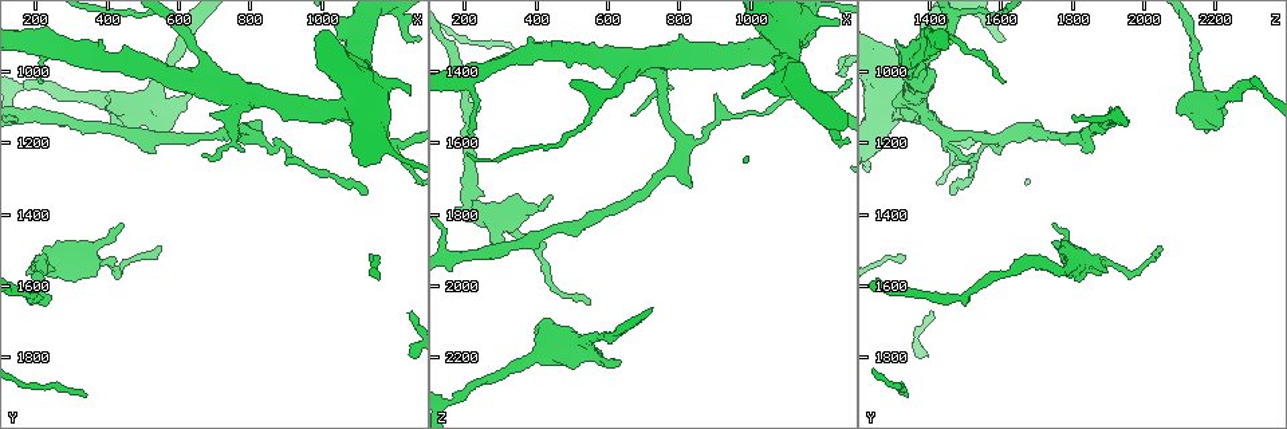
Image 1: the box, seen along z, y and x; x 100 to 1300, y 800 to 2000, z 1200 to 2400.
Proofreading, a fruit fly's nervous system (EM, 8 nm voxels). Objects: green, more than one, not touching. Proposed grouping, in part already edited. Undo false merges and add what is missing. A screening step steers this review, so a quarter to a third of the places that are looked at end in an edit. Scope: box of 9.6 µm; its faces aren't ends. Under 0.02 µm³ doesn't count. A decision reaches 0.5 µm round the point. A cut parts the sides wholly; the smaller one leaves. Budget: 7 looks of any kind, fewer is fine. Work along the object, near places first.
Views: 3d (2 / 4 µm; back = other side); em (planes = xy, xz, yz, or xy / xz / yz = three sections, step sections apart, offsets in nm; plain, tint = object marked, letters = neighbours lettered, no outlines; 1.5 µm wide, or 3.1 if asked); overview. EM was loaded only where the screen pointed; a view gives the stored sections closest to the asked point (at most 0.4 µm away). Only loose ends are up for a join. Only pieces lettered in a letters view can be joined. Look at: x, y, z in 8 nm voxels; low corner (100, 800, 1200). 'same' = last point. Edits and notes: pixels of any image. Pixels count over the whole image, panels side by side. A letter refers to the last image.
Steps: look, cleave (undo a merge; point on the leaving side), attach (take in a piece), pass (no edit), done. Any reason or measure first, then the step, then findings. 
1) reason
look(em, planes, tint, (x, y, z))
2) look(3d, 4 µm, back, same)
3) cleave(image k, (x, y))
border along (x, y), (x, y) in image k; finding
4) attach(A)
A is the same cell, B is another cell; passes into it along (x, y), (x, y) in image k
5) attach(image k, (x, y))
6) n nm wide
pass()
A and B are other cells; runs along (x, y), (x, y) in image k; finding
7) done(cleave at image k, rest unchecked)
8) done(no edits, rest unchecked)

tapers out
look(3d, 2 µm, (210, 1030, 1610))

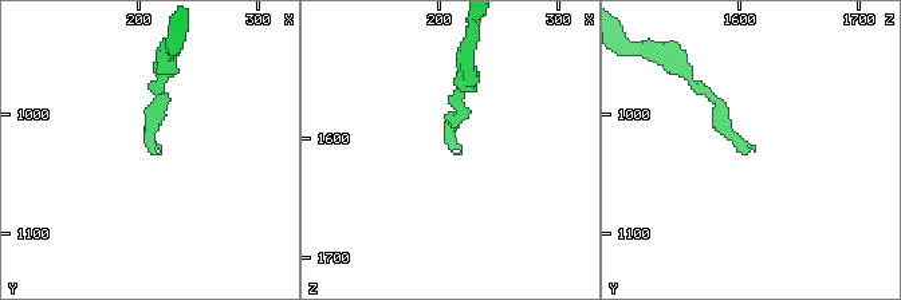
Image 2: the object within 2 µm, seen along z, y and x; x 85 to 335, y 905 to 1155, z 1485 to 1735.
need the tissue
look(em, yz, step 8, letters, (212, 1030, 1610))

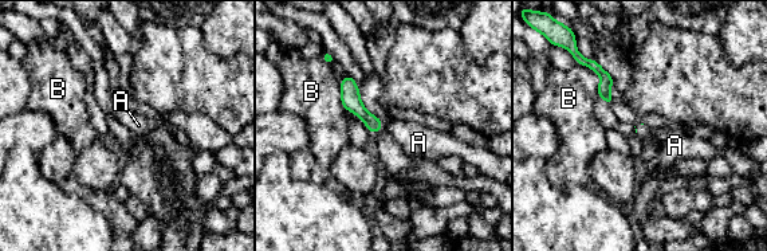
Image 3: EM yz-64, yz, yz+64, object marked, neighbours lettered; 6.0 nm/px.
pass()
A and B are other cells; border along (381, 120), (385, 128) in image 3; none of them fits

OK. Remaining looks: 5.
sudden change in width
look(em, planes, plain, (220, 900, 1420))

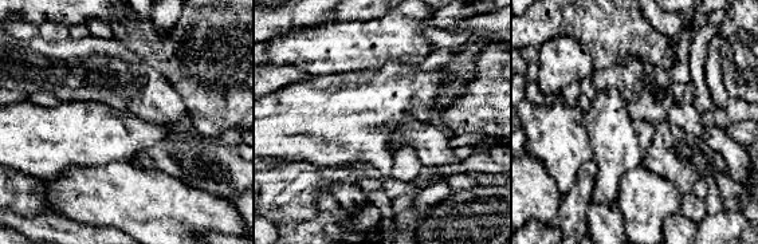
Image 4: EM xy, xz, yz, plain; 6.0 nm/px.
what lies round it
look(em, planes, letters, same)

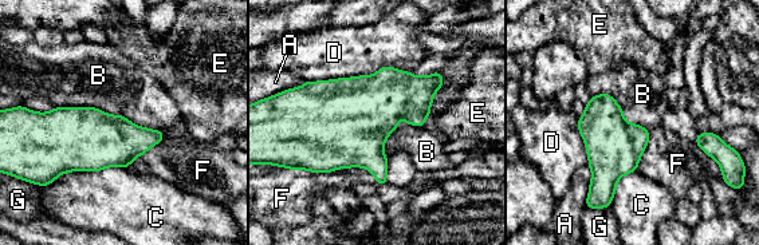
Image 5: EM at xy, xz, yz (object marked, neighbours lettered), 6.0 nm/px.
220 nm wide
pass()
A, B, C, D, E, F and G are other cells; border along (55, 106), (95, 106), (162, 131) in image 5; one cell here

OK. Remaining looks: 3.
an open end
look(3d, 4 µm, (440, 1420, 1740))

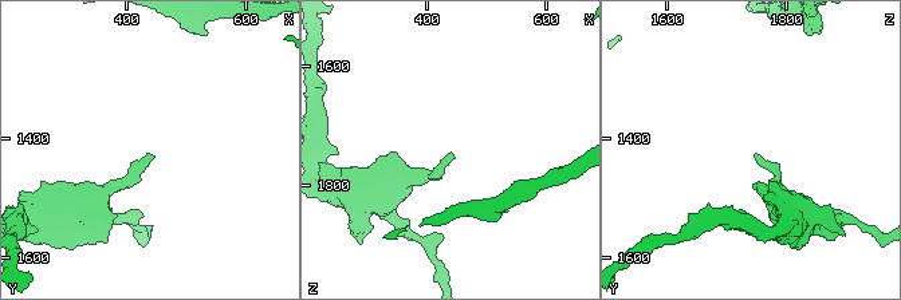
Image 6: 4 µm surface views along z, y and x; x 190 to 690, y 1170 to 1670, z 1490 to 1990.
look(em, planes, plain, (440, 1430, 1745))

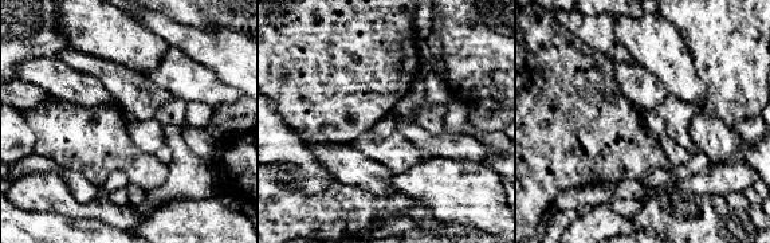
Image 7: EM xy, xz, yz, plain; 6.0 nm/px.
see the neighbours
look(em, planes, letters, same)

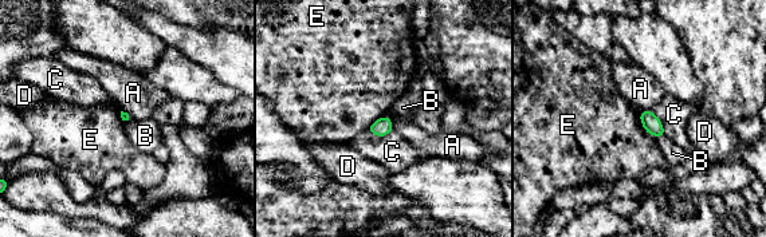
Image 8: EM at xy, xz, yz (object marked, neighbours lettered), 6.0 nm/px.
pass()
A, B, C, D and E are other cells; border along (637, 114), (641, 126), (647, 131) in image 8; no lettered piece goes on from it

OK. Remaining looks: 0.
done(no edits, rest unchecked)

